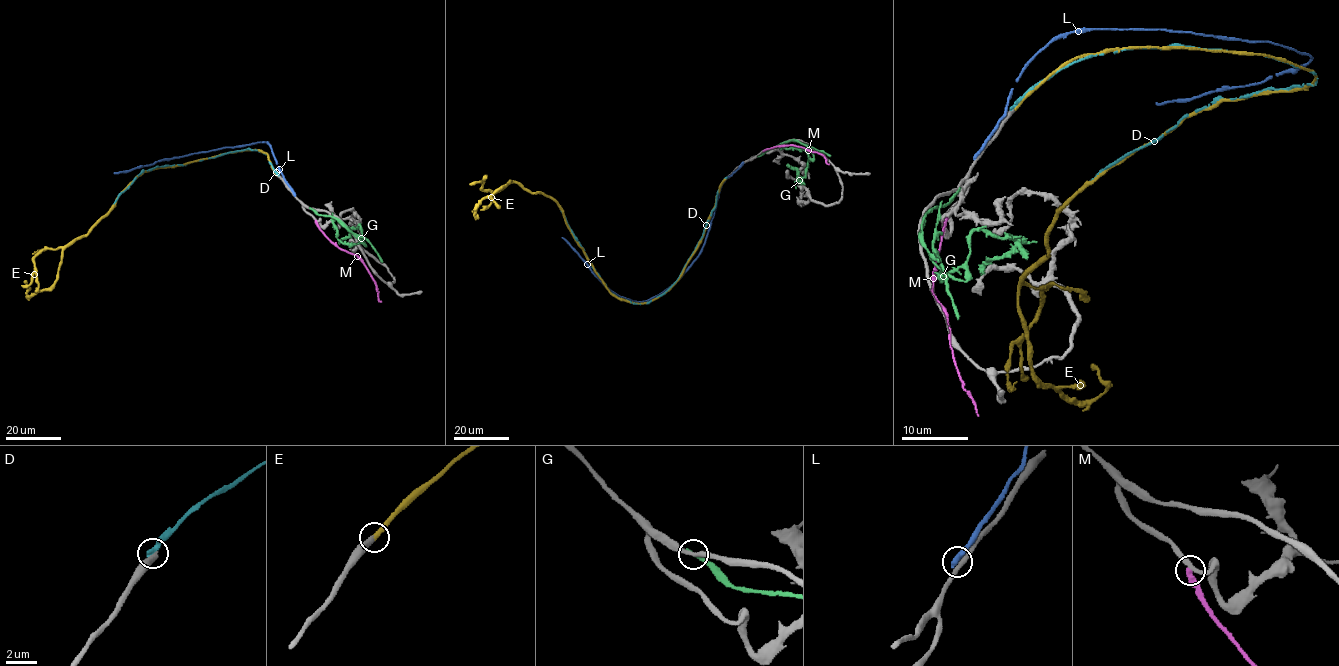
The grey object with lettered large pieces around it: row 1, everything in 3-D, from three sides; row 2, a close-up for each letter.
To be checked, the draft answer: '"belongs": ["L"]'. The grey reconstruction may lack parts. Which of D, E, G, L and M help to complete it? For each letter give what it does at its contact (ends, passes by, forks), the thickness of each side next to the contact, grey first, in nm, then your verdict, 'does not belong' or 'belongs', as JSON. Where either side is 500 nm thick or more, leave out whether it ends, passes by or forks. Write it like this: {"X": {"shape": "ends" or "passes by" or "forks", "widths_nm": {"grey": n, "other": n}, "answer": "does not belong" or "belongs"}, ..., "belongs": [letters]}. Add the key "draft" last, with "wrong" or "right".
{"D": {"shape": "ends", "widths_nm": {"grey": 440, "other": 360}, "answer": "does not belong"}, "E": {"shape": "ends", "widths_nm": {"grey": 360, "other": 360}, "answer": "belongs"}, "G": {"shape": "ends", "widths_nm": {"grey": 280, "other": 240}, "answer": "does not belong"}, "L": {"shape": "ends", "widths_nm": {"grey": 320, "other": 460}, "answer": "does not belong"}, "M": {"shape": "ends", "widths_nm": {"grey": 240, "other": 320}, "answer": "does not belong"}, "belongs": ["E"], "draft": "wrong"}

